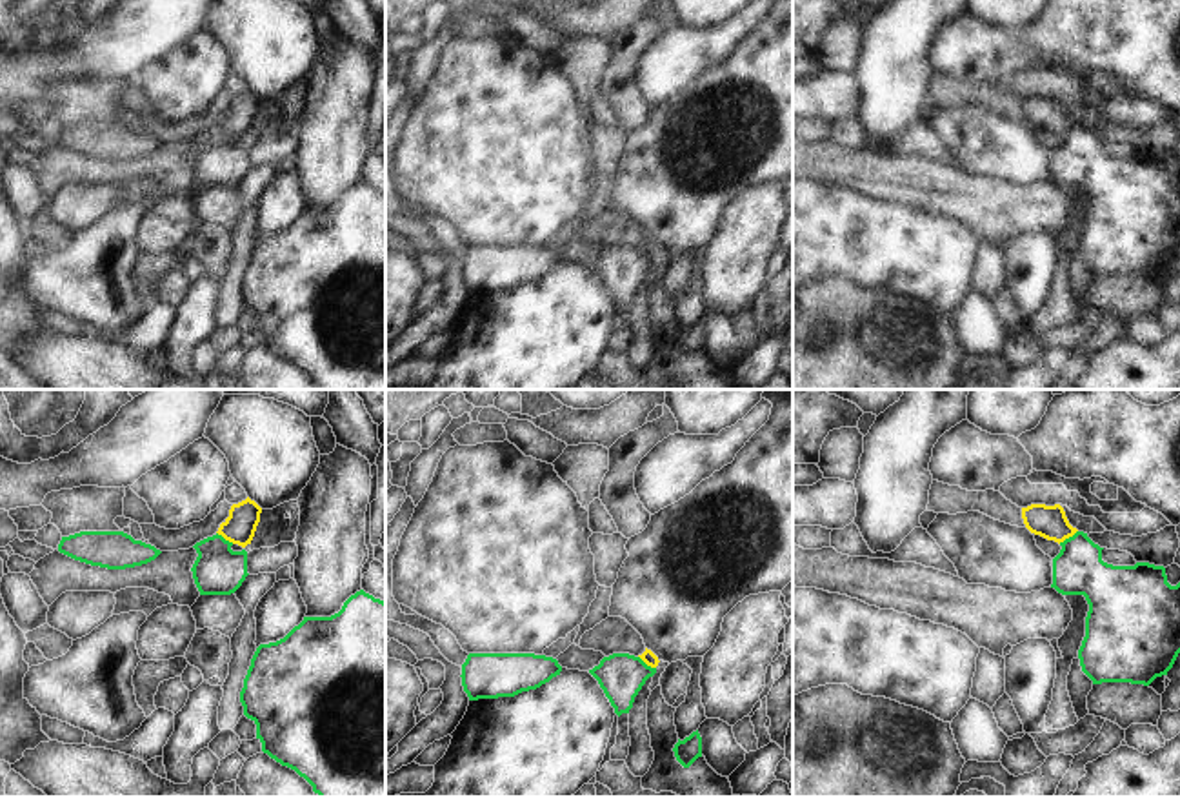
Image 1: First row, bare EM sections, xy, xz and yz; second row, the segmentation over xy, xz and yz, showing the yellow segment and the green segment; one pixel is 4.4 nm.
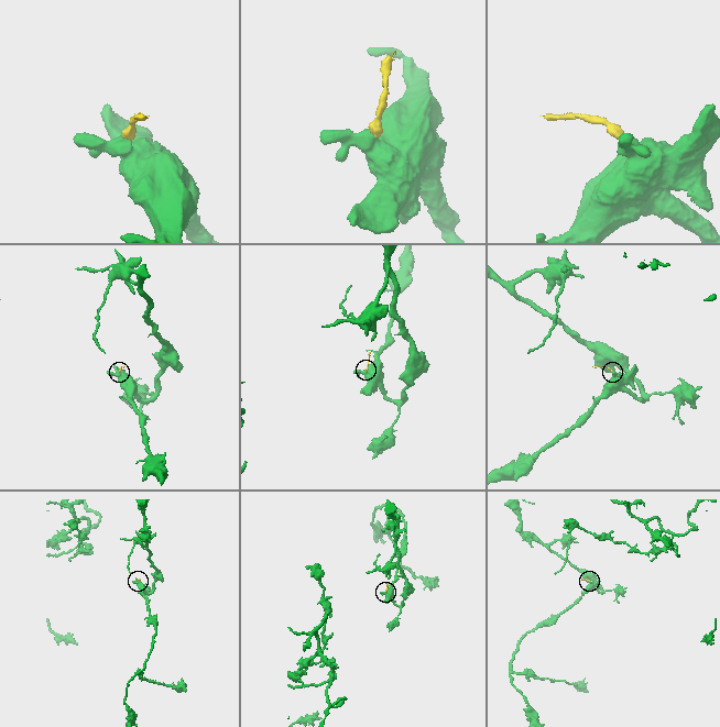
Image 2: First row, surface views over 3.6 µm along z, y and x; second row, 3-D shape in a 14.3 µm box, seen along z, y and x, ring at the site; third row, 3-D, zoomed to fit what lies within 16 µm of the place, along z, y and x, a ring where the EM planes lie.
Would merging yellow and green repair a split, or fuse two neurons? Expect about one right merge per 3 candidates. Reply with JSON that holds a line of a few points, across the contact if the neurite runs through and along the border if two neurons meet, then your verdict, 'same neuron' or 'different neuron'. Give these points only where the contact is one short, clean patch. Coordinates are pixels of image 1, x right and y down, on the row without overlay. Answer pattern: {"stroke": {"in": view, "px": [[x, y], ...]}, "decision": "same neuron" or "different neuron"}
{"stroke": {"in": "yz", "px": [[1077, 122], [1059, 135]]}, "decision": "different neuron"}

